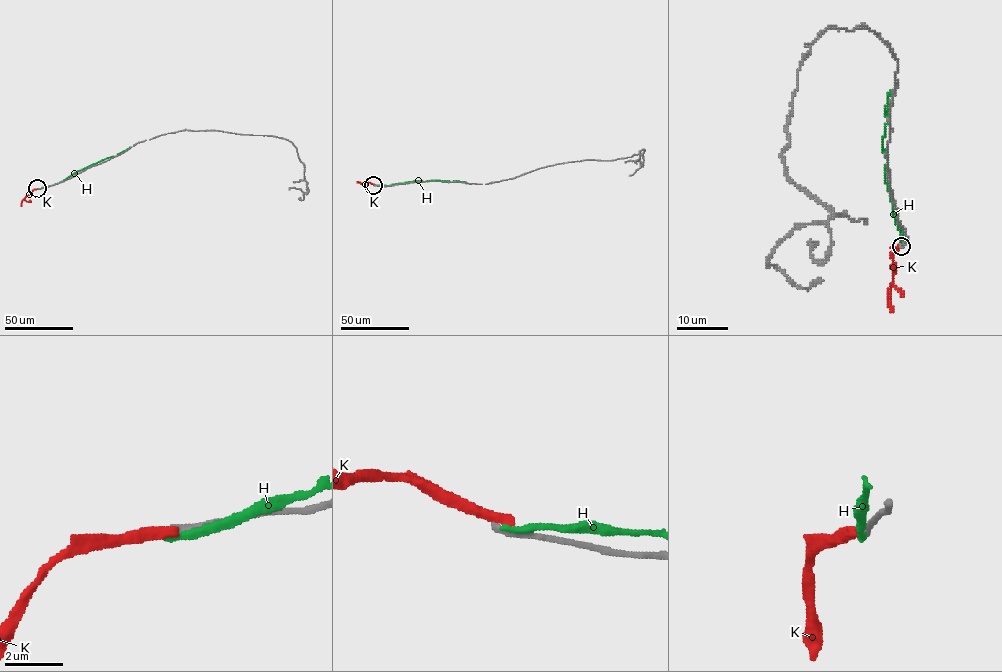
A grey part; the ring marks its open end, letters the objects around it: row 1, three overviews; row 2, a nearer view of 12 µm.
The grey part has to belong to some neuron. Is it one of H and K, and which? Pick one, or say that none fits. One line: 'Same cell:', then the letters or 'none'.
Same cell: none

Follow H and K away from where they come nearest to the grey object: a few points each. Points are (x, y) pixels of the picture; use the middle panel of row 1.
H: (374, 185), (413, 181), (466, 182)
K: (374, 185), (357, 182)

